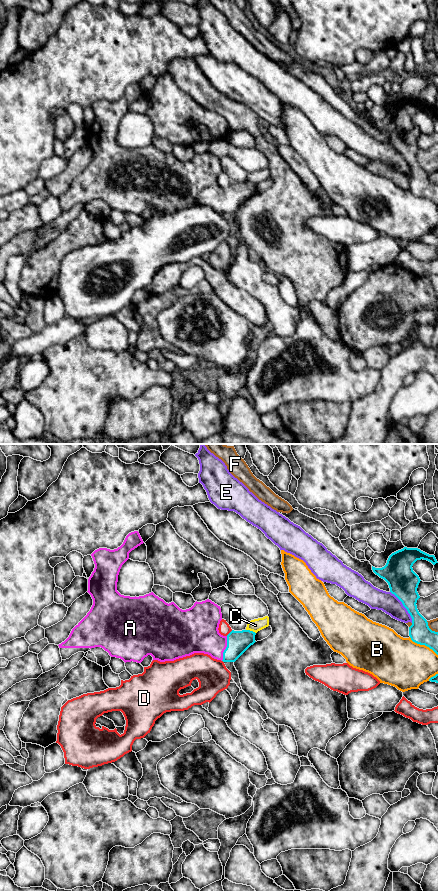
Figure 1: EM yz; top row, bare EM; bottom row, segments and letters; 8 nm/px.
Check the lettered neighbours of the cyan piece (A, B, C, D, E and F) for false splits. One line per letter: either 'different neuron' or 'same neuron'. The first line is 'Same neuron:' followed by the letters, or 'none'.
Same neuron: A
A: same neuron
B: different neuron
C: different neuron
D: different neuron
E: different neuron
F: different neuron

